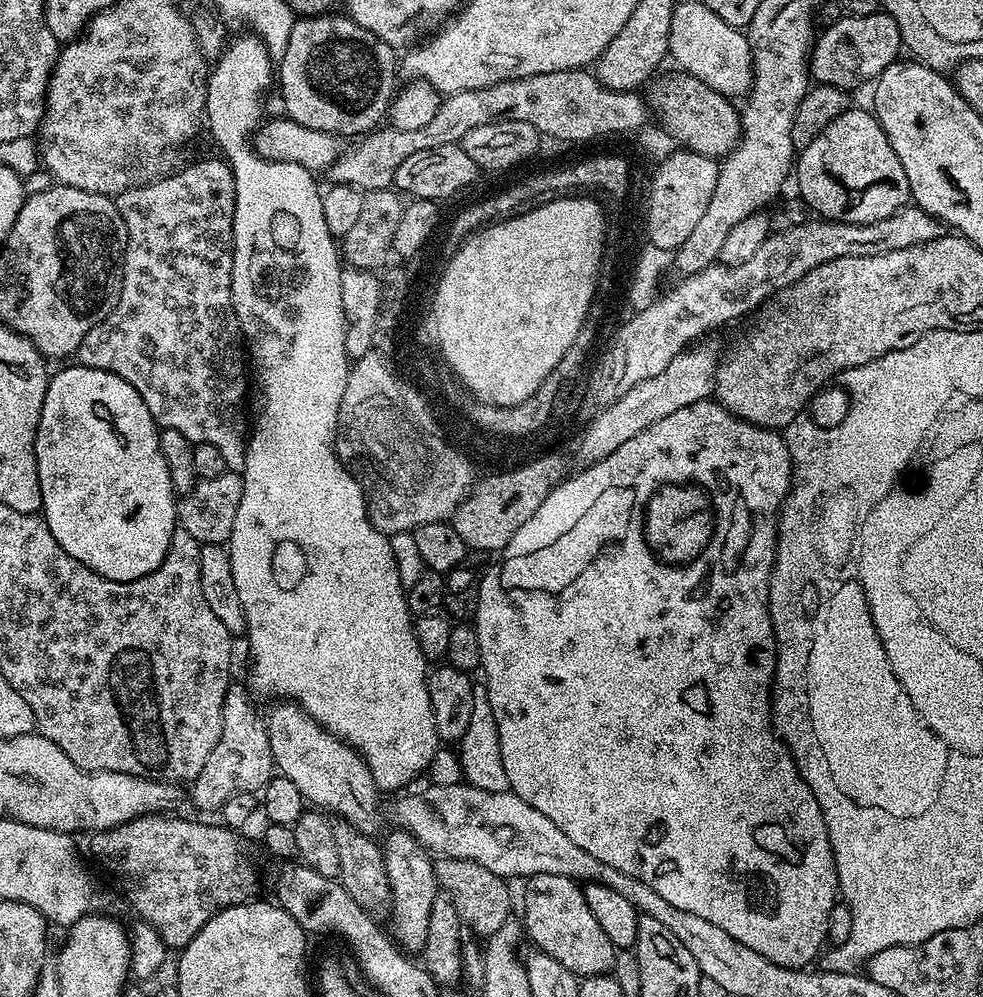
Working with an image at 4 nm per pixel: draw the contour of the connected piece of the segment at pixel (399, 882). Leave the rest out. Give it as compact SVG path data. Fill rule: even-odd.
M392 830L392 833L382 840L382 851L392 891L391 935L405 953L419 953L426 942L426 925L430 922L430 906L438 895L433 857L428 849L423 848L410 833L403 830Z

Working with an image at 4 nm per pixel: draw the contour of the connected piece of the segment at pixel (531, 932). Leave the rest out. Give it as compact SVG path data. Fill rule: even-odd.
M534 874L525 884L522 928L527 939L529 936L539 951L554 958L554 962L562 962L578 978L609 975L618 949L590 914L581 885L562 874Z

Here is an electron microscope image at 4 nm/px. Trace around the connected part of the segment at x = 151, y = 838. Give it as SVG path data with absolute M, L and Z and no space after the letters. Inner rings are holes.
M176 814L142 816L139 820L131 820L130 823L120 824L116 828L106 828L102 832L93 832L90 840L92 840L93 854L120 879L120 884L124 887L125 898L132 903L133 910L140 915L137 917L143 923L154 926L154 930L158 930L162 942L169 950L182 950L196 937L198 930L202 930L202 926L206 926L206 922L210 922L210 918L214 918L214 914L218 914L224 908L229 908L235 904L251 901L257 895L256 872L252 869L251 862L248 861L248 852L244 849L243 842L240 841L241 833L239 831L225 828L223 823L220 822L215 822L216 824L199 824L196 820L179 820L178 817L172 815Z

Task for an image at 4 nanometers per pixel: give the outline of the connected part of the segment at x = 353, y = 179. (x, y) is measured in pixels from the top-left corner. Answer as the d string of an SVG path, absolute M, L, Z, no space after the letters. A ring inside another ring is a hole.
M569 68L567 72L551 72L529 76L527 80L507 80L489 88L462 90L445 95L440 101L438 114L428 125L418 130L398 130L380 126L367 133L357 148L341 151L326 172L333 184L349 184L361 192L379 188L392 188L398 166L406 158L421 150L434 150L434 146L460 144L474 126L486 126L495 120L530 122L541 137L553 136L553 141L592 140L595 136L608 136L611 132L639 133L649 119L650 109L639 91L619 92L602 86L591 71ZM647 118L647 119L646 119ZM385 127L385 128L384 128Z

